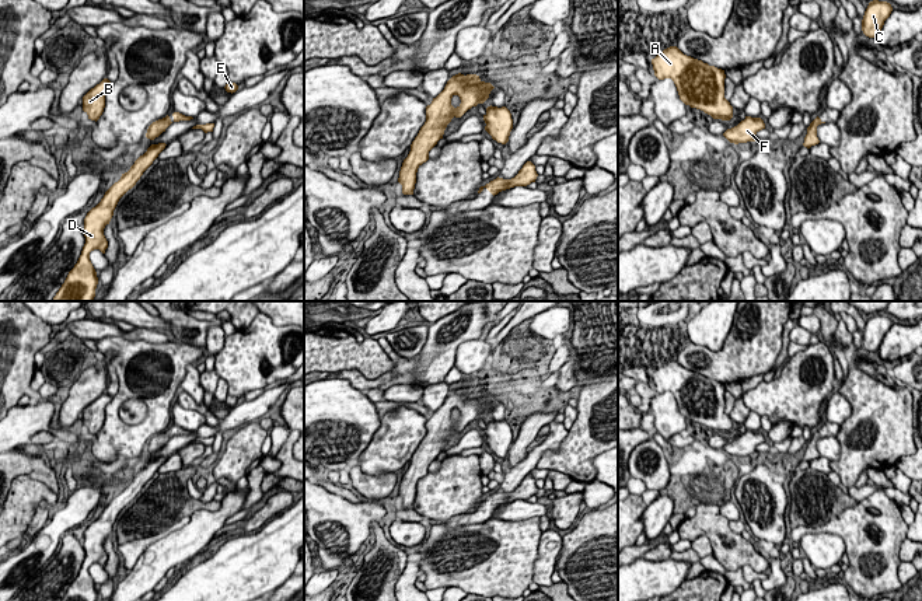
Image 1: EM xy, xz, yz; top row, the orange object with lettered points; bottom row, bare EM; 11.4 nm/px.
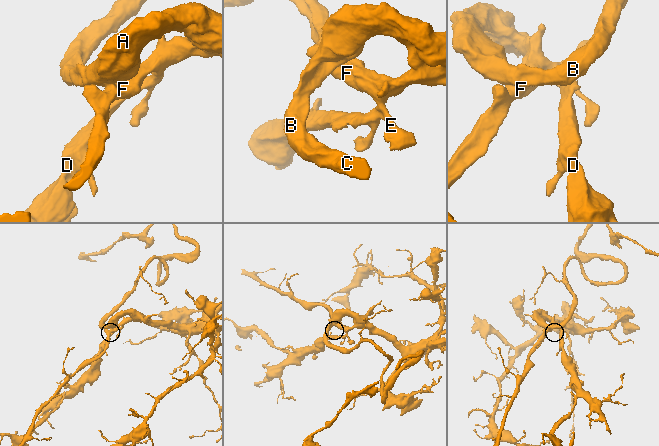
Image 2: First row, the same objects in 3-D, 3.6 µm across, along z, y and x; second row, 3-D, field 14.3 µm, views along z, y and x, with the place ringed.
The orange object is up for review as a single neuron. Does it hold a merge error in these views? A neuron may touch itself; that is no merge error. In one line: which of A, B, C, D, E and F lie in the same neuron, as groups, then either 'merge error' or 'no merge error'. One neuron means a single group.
groups A B C D E F; no merge error

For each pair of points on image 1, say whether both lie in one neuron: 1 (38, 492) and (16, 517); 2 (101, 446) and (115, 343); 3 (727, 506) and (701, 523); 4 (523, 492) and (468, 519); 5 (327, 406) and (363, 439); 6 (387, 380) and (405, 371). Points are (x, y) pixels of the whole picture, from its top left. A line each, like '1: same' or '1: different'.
1: same
2: same
3: different
4: same
5: same
6: same

